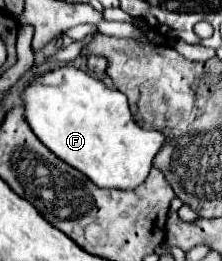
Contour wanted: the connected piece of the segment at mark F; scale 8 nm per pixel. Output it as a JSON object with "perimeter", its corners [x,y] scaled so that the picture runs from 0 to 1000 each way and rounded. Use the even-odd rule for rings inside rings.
{"perimeter":[[[261,253],[225,276],[189,276],[99,345],[90,368],[108,391],[108,460],[180,544],[450,720],[613,720],[667,674],[685,613],[739,552],[730,506],[649,498],[604,467],[577,375],[550,352],[486,337],[459,307],[432,307],[396,276],[333,253]]]}

